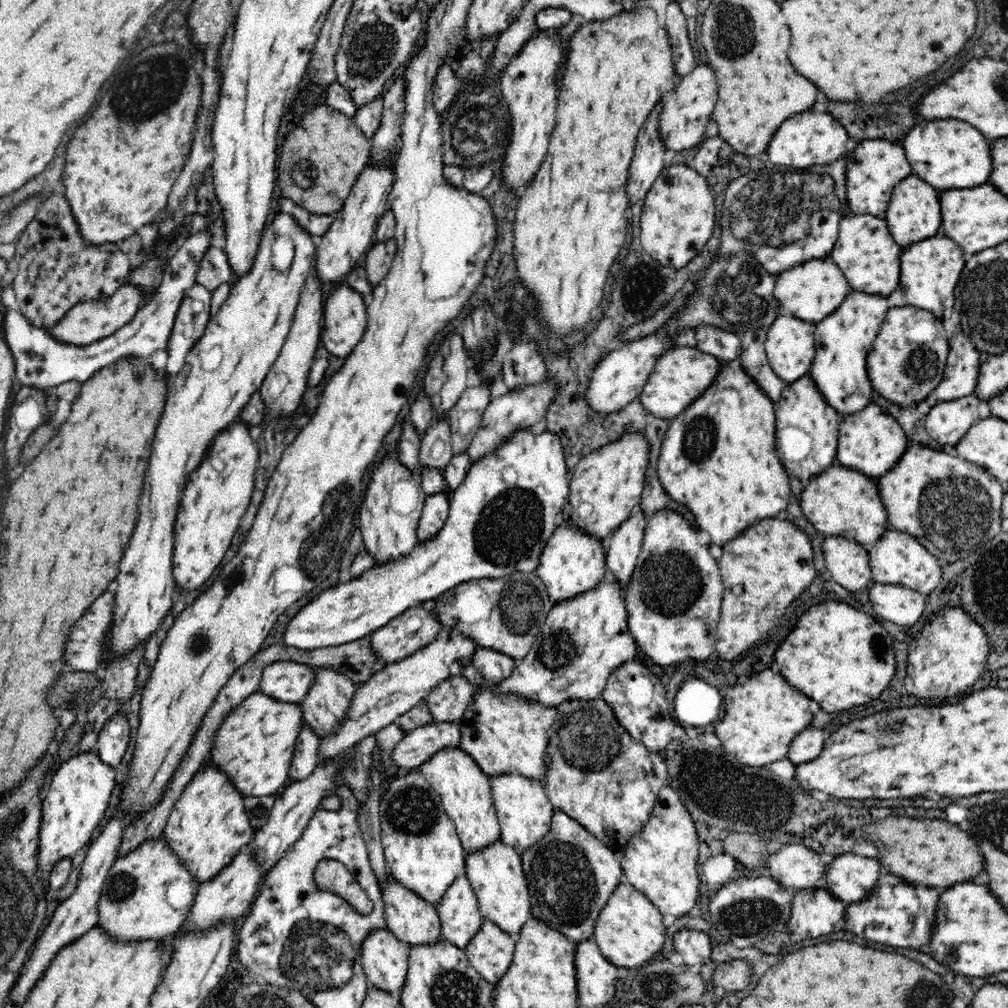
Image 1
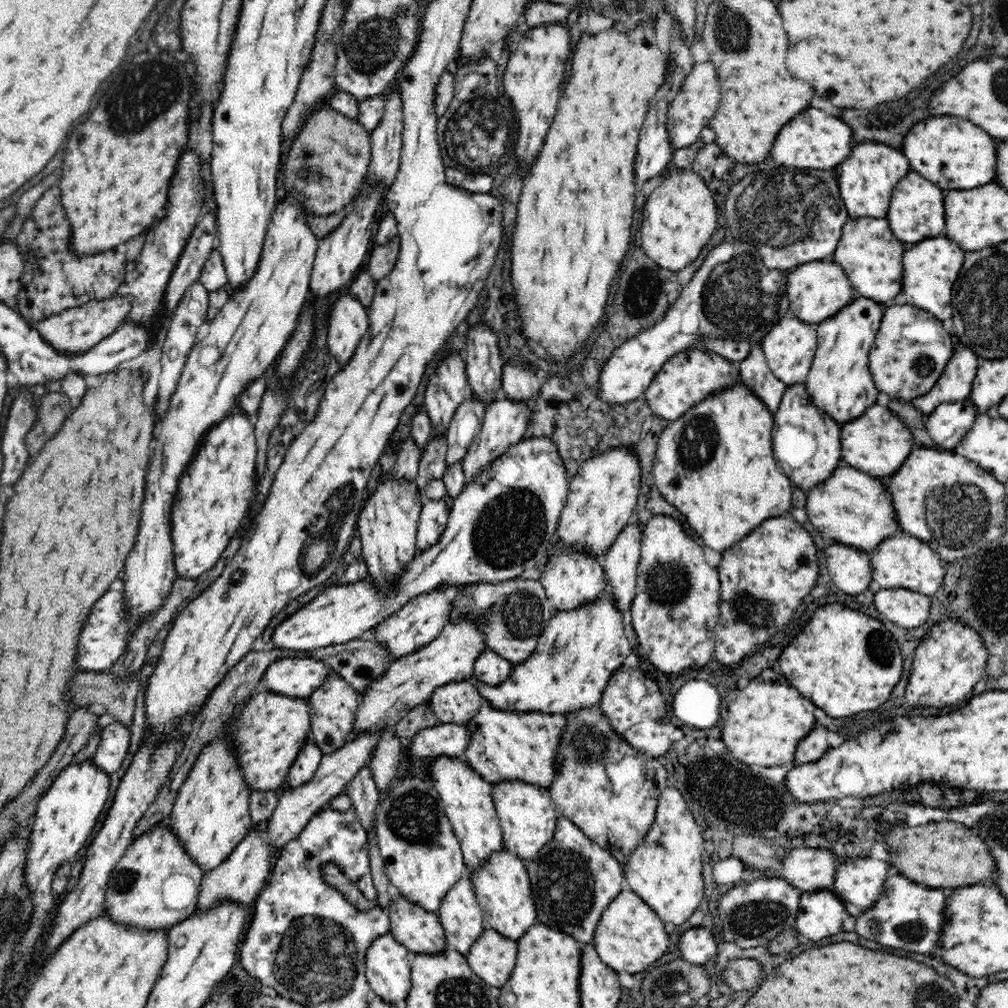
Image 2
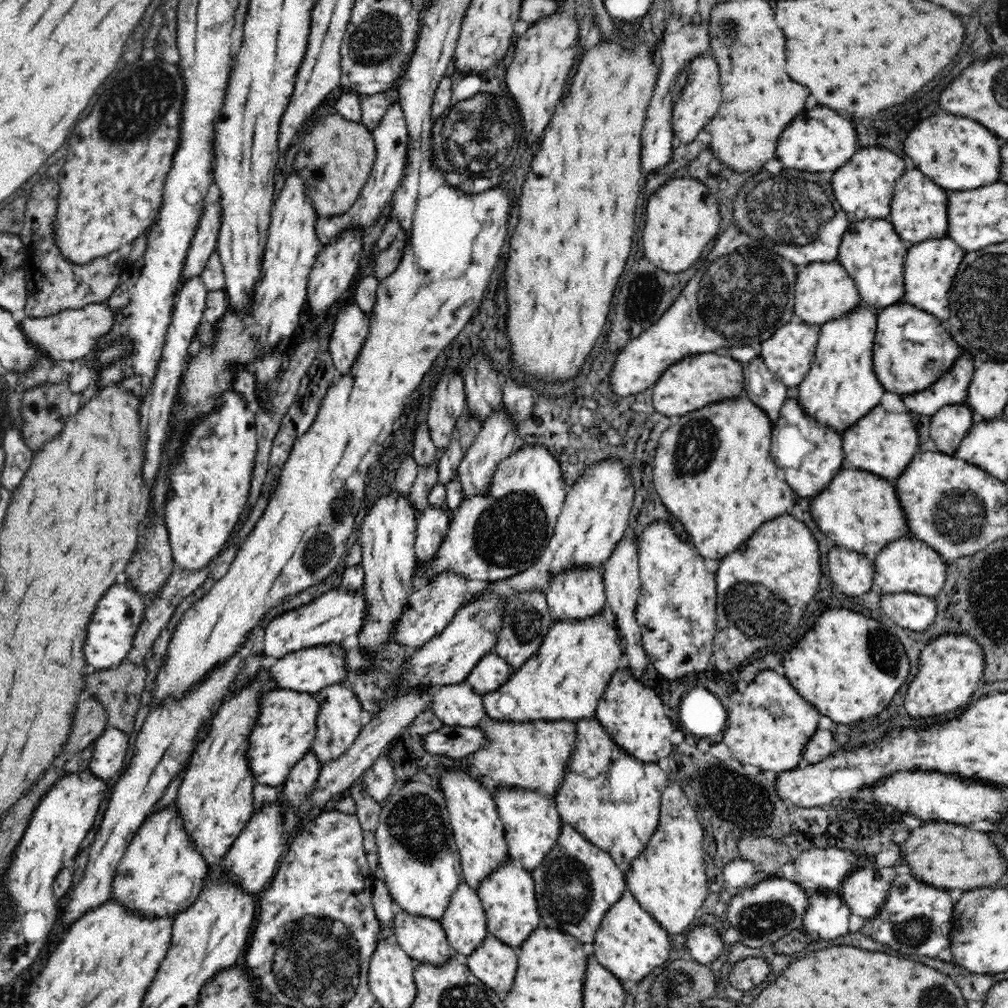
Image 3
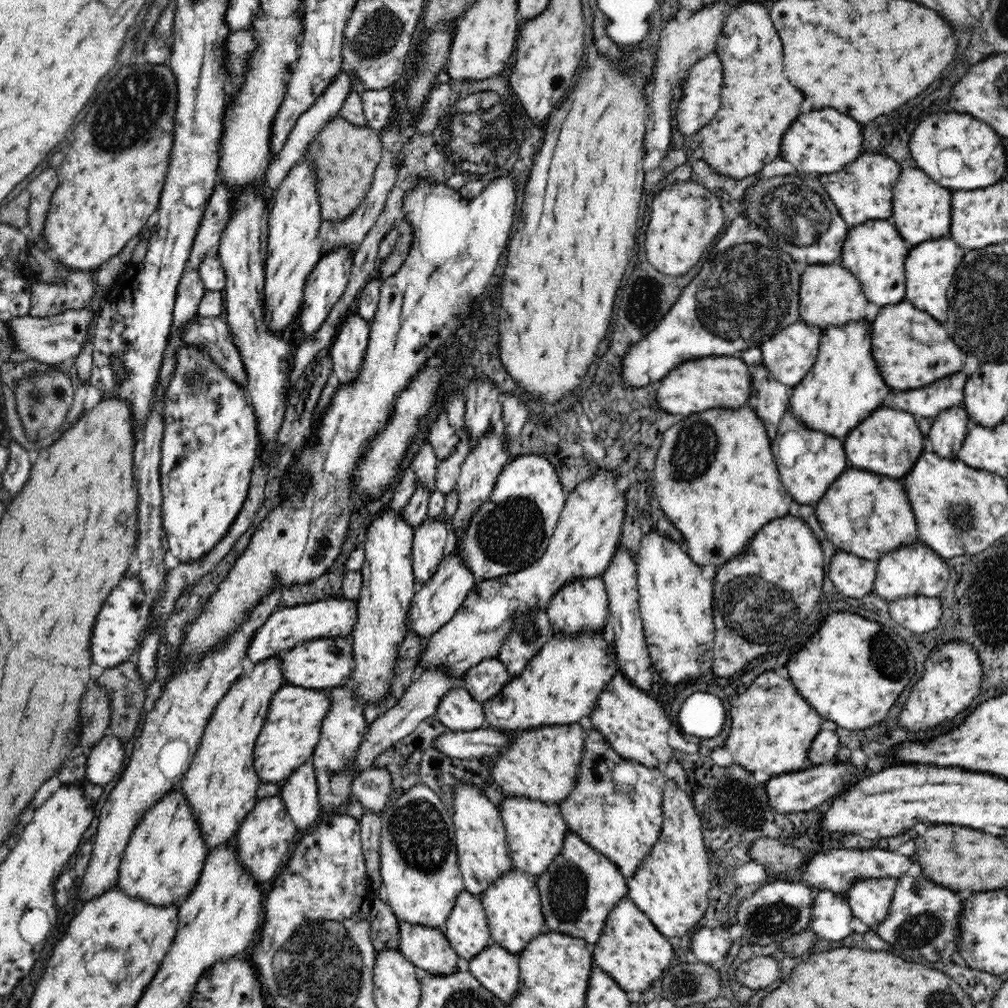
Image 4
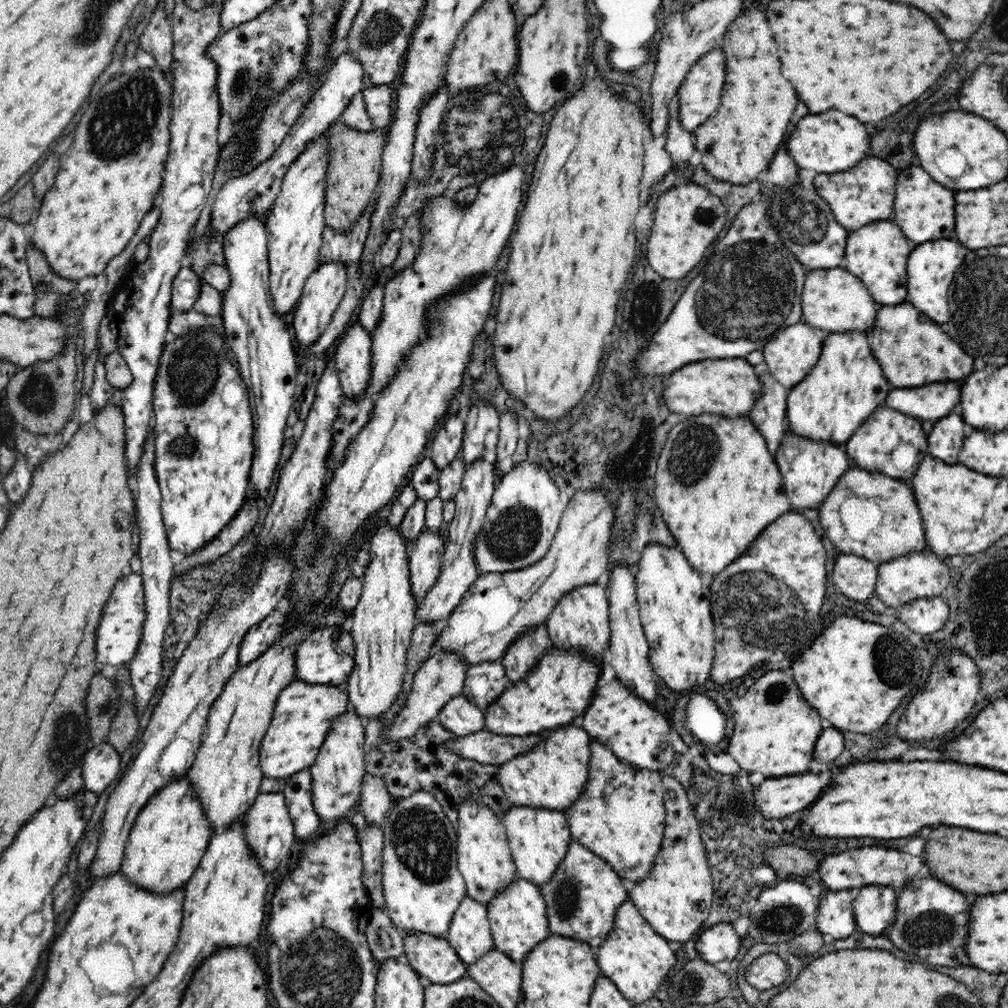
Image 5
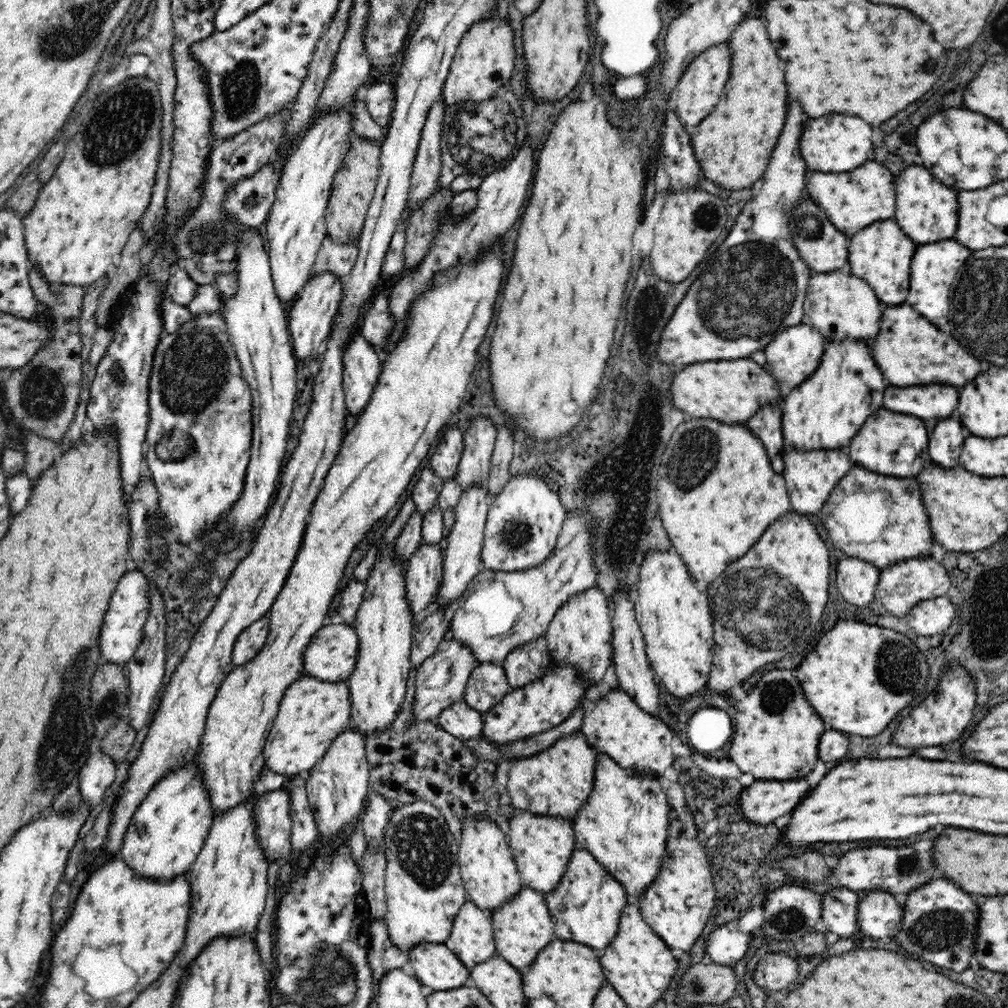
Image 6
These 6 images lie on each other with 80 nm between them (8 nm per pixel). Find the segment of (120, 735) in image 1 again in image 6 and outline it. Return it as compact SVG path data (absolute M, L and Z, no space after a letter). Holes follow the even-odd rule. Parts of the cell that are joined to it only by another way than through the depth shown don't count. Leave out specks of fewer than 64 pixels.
M94 748L84 766L80 768L76 779L81 800L90 810L102 802L104 792L114 782L117 764L111 758L112 756Z

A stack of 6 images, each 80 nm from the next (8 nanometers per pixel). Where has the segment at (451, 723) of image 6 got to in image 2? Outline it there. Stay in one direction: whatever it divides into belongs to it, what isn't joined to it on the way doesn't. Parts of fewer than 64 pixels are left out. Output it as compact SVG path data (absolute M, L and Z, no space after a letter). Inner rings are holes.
M470 680L452 682L440 686L429 697L427 703L436 713L437 723L466 725L480 710L484 699L478 687Z

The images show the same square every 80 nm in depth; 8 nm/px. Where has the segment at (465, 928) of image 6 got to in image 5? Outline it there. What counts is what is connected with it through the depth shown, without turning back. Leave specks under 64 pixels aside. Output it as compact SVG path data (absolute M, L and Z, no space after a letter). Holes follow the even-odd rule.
M469 896L462 898L446 939L466 965L494 949L486 906Z

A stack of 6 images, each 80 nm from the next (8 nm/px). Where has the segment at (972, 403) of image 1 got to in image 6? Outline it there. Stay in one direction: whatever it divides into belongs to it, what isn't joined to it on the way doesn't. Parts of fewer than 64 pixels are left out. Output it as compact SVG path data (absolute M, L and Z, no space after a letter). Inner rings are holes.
M942 420L936 424L932 436L930 436L931 460L944 468L955 468L960 466L959 456L962 452L962 445L966 438L966 428L956 420Z

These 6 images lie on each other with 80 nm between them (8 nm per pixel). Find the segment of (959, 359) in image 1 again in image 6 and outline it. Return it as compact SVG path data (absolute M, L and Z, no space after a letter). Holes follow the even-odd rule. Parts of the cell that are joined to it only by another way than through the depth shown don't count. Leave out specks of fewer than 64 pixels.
M890 386L886 390L884 408L914 414L918 418L950 416L956 410L958 397L959 391L956 392L952 386Z

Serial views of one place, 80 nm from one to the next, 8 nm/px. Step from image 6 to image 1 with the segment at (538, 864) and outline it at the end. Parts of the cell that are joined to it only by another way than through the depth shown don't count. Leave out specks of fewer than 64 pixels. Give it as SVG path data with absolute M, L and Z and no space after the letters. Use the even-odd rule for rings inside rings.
M518 773L498 774L489 779L494 808L501 827L500 839L522 853L548 834L556 808L550 802L541 781L526 778Z

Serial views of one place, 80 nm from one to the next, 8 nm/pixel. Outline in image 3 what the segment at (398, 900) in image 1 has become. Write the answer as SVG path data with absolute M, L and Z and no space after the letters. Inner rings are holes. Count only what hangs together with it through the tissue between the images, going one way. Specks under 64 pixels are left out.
M396 908L394 918L392 920L394 941L396 941L406 954L418 962L425 962L432 966L440 966L442 962L446 962L452 954L452 948L449 945L445 930L440 921L434 920L426 916L414 916L408 914L404 909Z

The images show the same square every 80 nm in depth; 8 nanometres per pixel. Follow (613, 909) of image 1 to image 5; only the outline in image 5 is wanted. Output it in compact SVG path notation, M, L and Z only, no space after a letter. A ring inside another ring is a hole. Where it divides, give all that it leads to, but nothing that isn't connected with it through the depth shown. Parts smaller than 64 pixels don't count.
M631 900L618 906L612 932L598 948L596 962L601 974L614 982L624 998L634 1005L650 1000L669 976L674 974L676 956L669 942L650 926Z

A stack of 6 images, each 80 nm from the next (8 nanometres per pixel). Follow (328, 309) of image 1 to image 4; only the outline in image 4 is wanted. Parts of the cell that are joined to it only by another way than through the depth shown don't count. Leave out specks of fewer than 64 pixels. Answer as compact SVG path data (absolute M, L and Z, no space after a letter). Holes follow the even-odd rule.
M353 309L342 320L327 353L333 362L333 374L337 384L350 384L358 378L360 366L366 356L370 325Z

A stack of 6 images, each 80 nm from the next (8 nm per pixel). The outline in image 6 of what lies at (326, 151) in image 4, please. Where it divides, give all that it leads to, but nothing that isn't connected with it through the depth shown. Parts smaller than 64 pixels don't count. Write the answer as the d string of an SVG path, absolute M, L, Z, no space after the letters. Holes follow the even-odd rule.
M354 137L350 150L342 160L341 169L336 172L332 184L332 195L326 211L327 236L335 242L350 242L359 238L379 176L379 156L382 143L370 143L366 139Z

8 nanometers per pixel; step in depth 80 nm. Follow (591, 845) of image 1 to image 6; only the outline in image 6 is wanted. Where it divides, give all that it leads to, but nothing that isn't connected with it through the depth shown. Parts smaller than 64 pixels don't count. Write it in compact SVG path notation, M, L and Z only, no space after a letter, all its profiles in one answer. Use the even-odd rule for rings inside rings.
M574 848L566 872L556 890L545 893L545 901L554 921L558 939L577 942L590 948L606 948L618 932L620 914L631 900L619 881L587 850Z

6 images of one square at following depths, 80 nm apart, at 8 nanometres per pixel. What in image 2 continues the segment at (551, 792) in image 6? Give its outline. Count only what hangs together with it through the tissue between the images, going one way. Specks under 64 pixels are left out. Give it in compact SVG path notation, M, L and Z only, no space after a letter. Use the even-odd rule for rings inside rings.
M484 700L480 710L466 724L472 733L472 740L463 757L477 774L492 784L502 780L521 780L548 789L558 772L556 756L562 743L564 726L564 715L496 710Z

